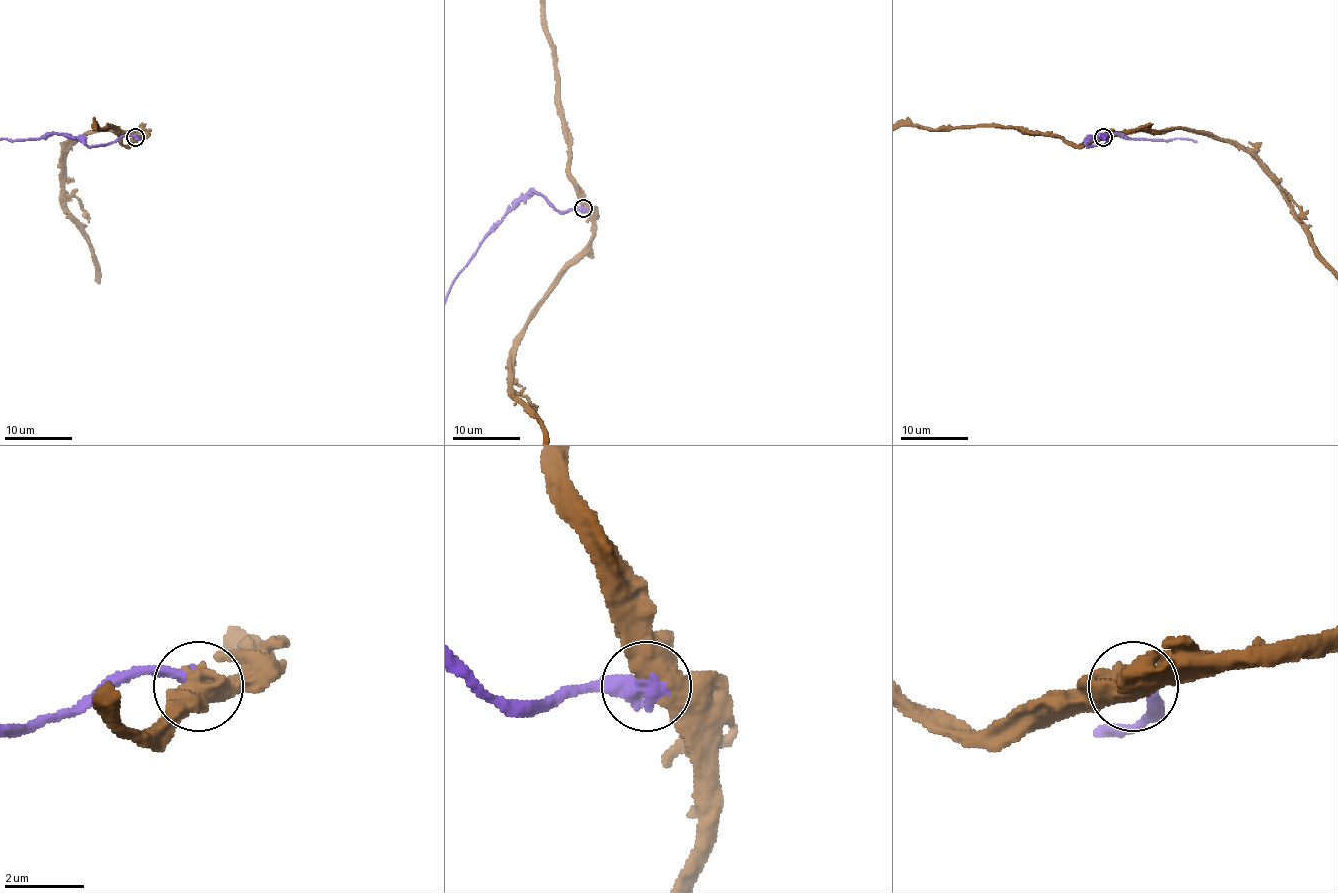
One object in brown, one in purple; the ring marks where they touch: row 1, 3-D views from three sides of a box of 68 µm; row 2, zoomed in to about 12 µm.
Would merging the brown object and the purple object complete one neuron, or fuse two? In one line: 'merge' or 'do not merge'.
merge

